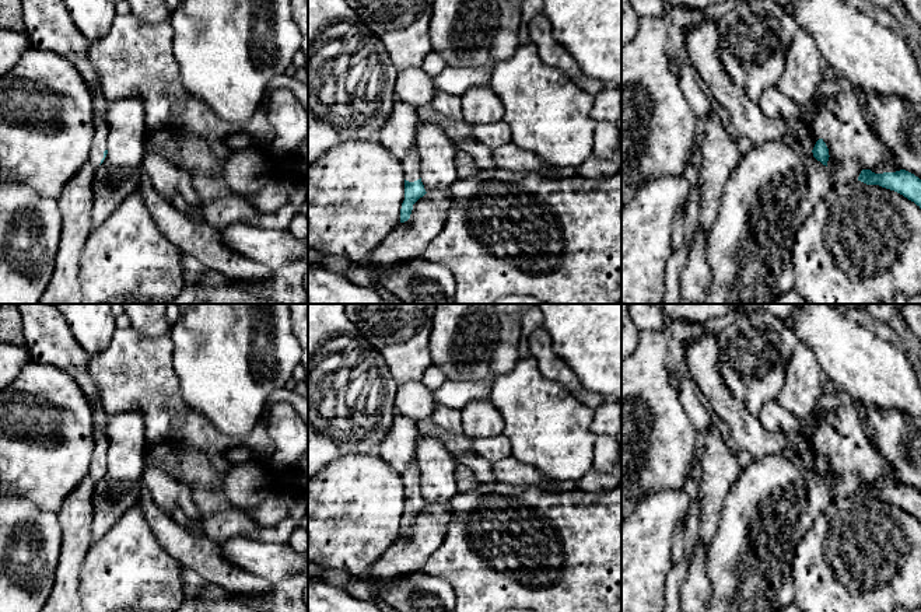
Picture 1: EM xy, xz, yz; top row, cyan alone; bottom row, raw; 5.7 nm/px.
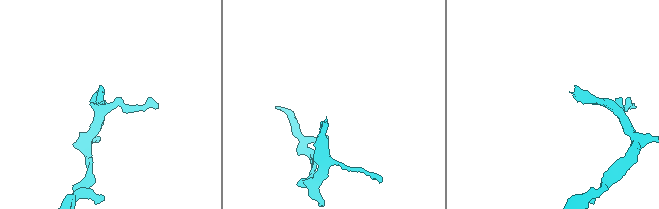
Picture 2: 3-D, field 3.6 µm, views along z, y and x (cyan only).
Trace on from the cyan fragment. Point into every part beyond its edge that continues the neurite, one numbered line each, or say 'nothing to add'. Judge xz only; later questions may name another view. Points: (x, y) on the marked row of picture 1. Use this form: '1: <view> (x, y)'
1: xz (410, 163)

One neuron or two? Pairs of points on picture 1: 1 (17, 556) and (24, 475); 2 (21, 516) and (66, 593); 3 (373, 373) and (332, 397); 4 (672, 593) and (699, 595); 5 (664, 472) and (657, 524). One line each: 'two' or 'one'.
1: two
2: two
3: one
4: two
5: two

